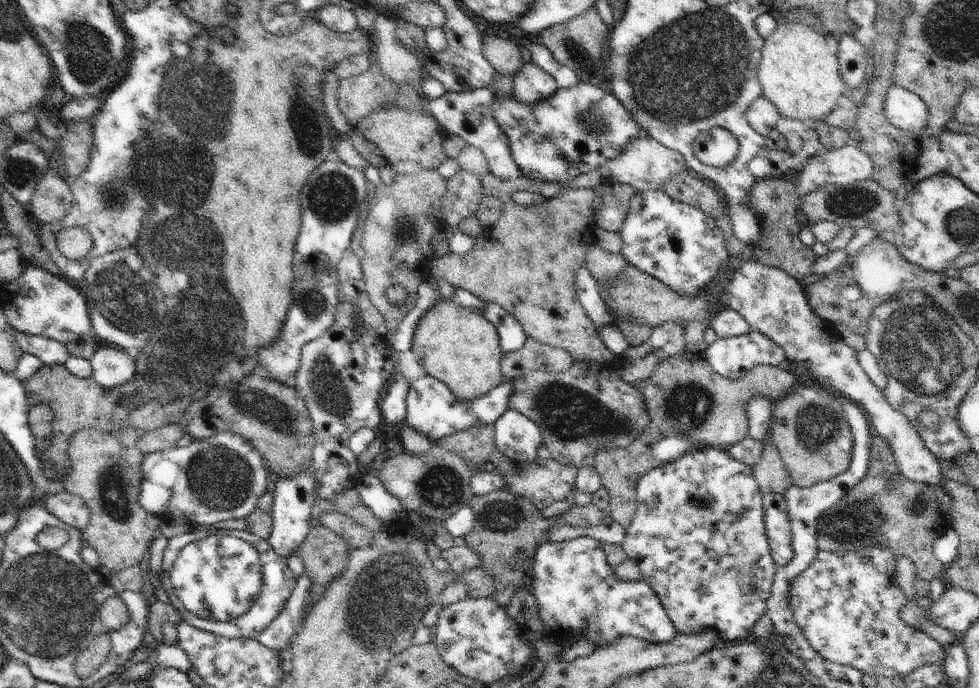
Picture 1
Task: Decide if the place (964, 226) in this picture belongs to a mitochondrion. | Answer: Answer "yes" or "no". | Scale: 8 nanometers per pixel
yes

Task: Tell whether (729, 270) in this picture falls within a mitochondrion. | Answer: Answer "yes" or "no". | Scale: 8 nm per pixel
no

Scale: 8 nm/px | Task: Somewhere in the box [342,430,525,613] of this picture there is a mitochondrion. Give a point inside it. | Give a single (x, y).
(440, 488)

